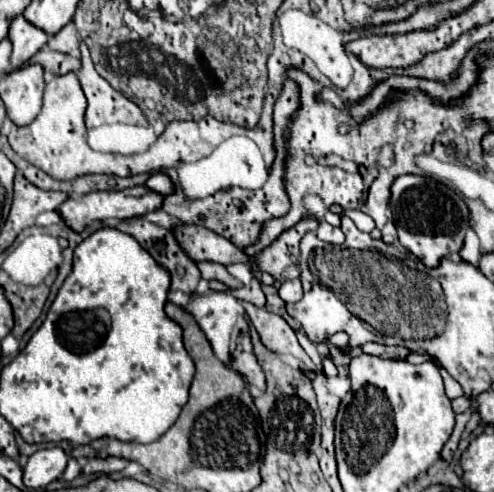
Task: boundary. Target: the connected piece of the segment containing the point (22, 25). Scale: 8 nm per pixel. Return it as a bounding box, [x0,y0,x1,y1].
[8,16,48,68]

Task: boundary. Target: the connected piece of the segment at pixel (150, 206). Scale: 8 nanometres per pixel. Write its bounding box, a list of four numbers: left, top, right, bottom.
[60,186,162,232]

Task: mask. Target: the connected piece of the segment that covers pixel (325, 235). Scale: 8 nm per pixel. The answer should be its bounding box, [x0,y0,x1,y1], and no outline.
[318,226,344,244]

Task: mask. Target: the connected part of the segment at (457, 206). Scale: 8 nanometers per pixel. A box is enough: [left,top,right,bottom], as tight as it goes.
[390,176,470,268]

